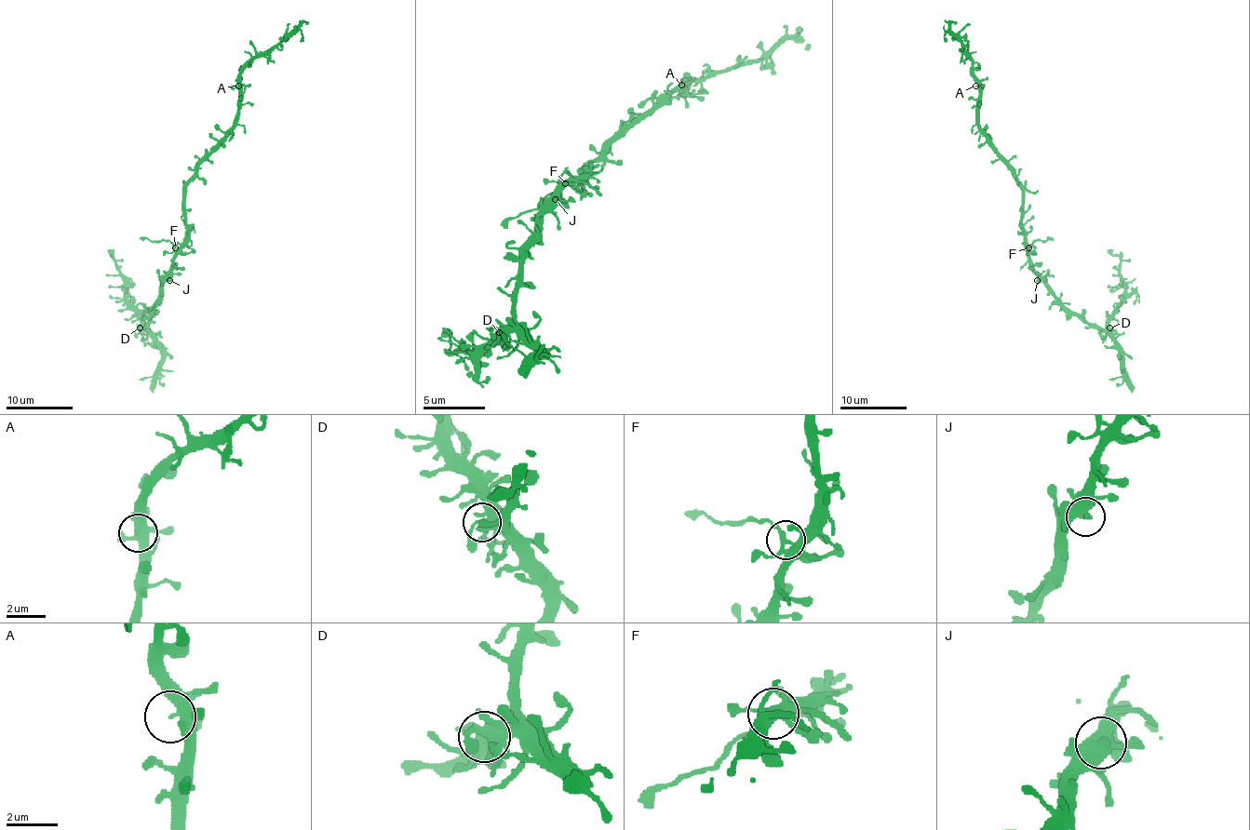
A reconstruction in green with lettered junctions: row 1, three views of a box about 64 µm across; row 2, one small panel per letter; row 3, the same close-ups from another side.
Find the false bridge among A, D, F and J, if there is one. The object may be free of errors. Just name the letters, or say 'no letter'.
F

